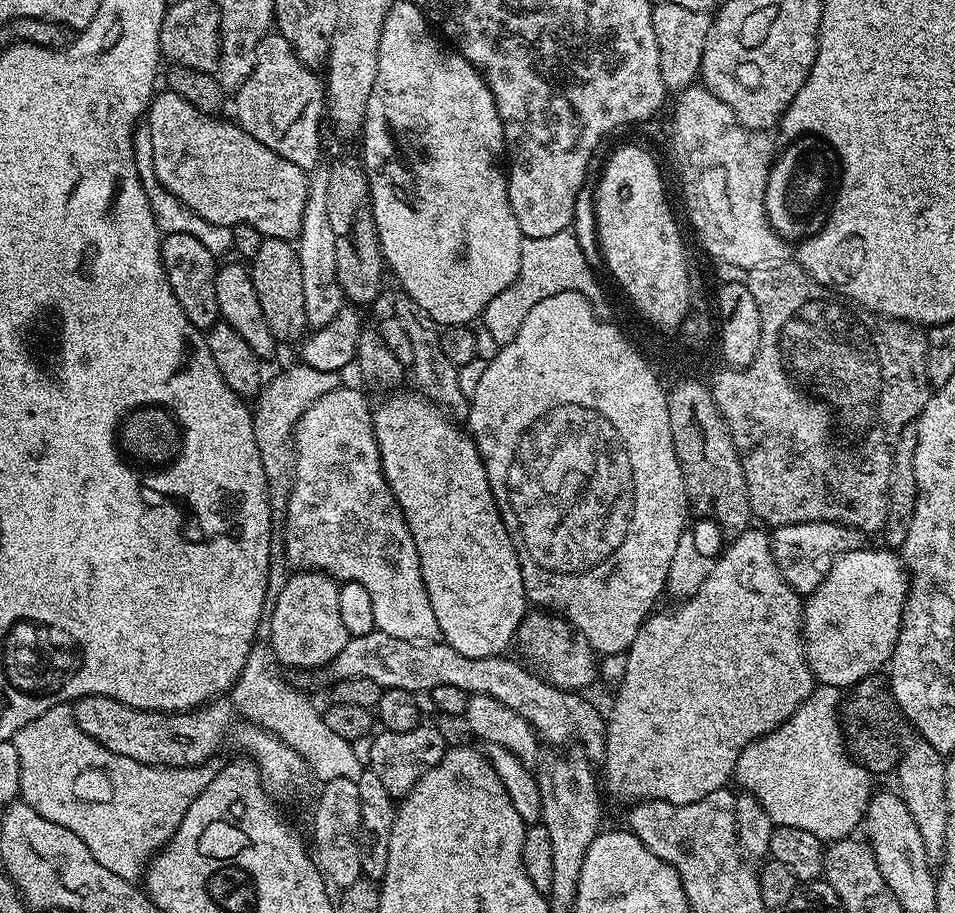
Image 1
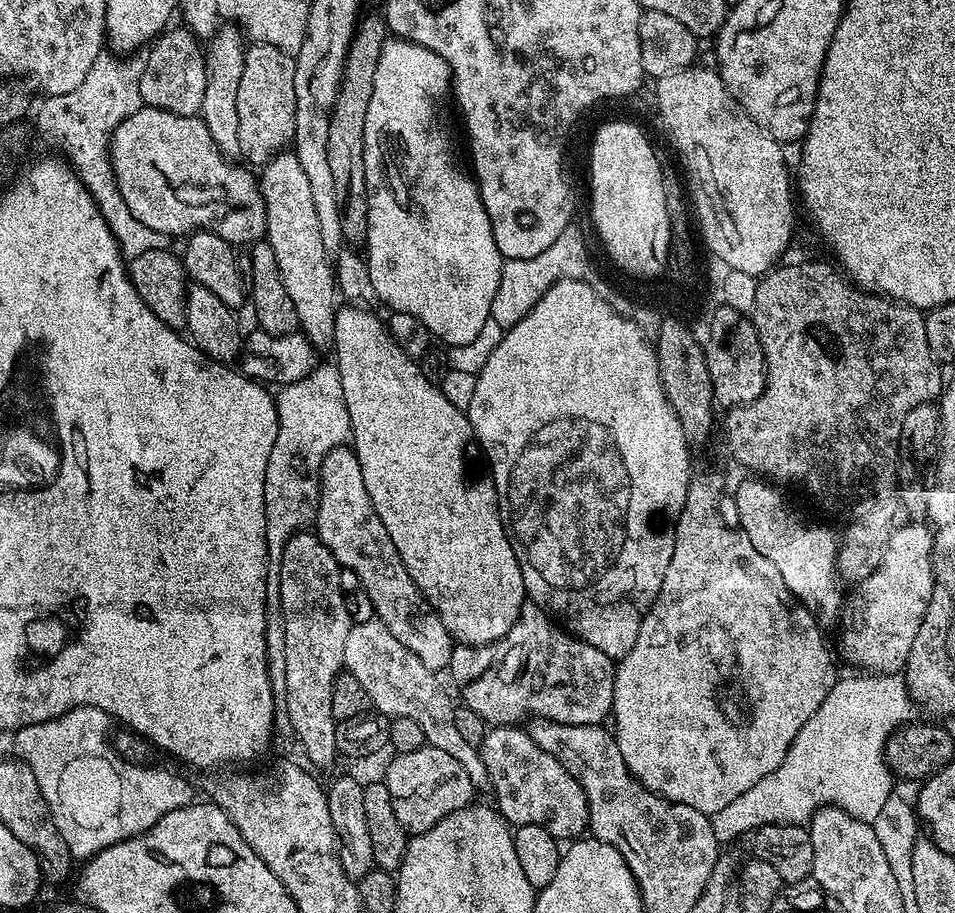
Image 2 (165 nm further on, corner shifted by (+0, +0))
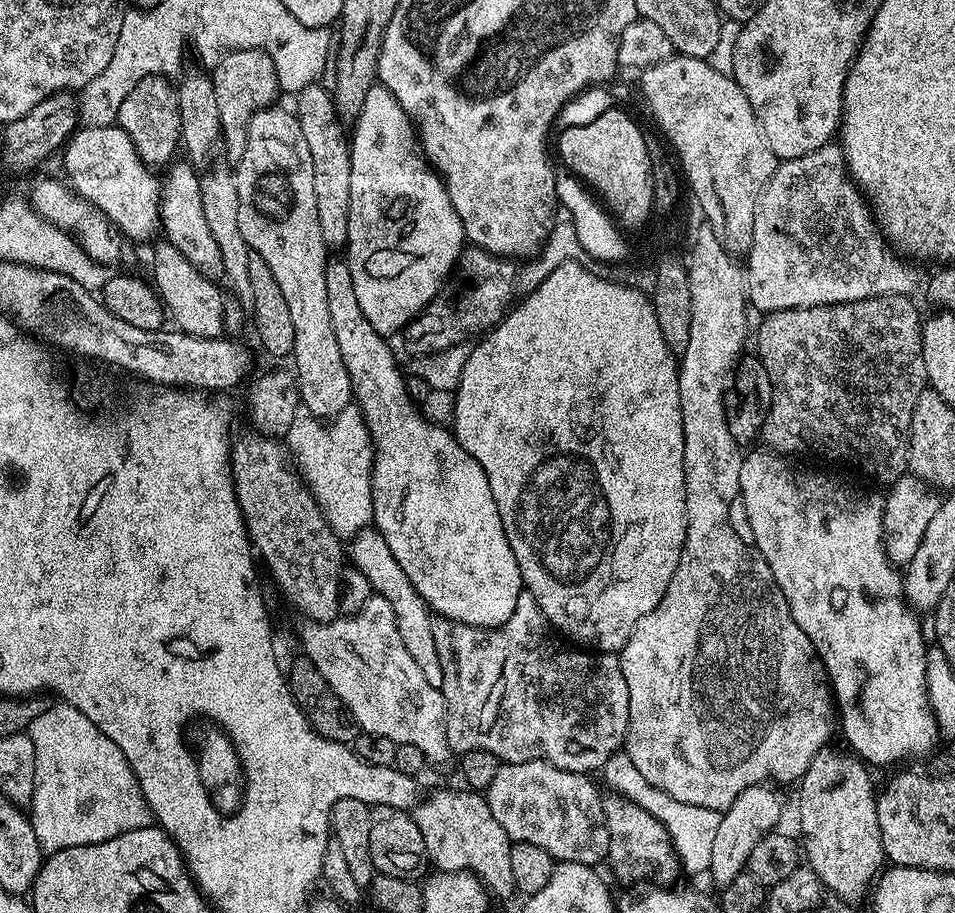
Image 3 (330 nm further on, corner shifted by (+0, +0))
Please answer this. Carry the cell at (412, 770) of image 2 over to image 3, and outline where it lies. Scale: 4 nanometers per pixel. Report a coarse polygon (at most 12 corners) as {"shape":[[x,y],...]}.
{"shape":[[477,791],[413,809],[427,859],[513,889],[513,842]]}

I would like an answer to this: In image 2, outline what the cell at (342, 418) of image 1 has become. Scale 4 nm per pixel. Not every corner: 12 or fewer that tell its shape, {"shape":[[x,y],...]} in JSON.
{"shape":[[351,447],[320,467],[314,532],[426,667],[454,641],[406,570]]}

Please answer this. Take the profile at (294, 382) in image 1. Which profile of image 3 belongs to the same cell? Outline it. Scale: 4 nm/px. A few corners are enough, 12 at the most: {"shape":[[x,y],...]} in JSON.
{"shape":[[355,403],[297,414],[286,448],[341,541],[373,523],[372,436]]}

